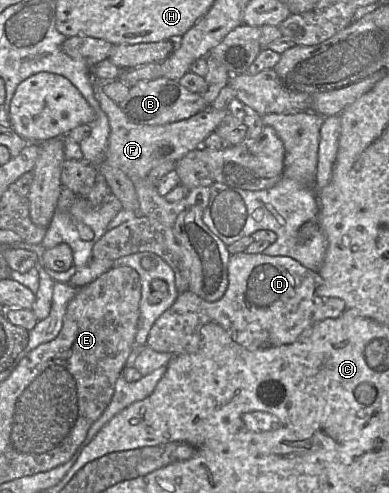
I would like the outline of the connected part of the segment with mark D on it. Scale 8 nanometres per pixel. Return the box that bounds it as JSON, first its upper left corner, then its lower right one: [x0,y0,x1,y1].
[147,252,346,356]

